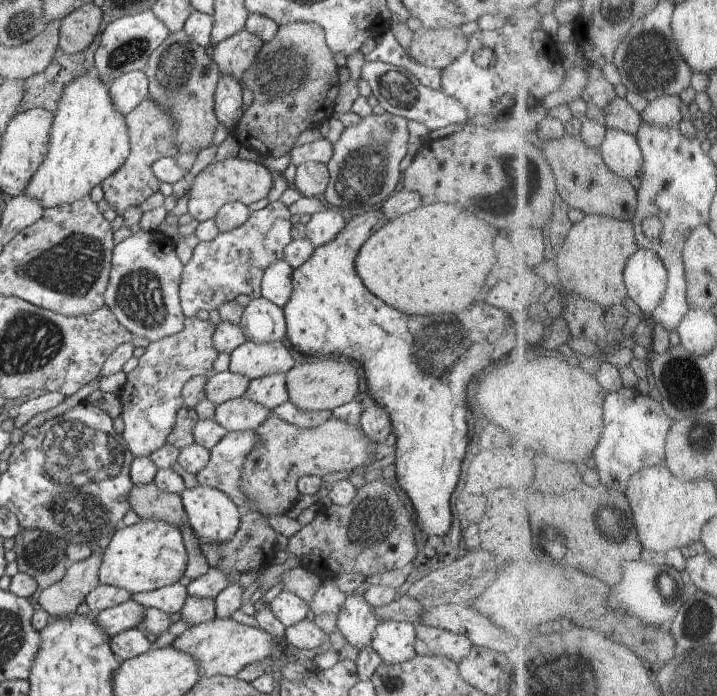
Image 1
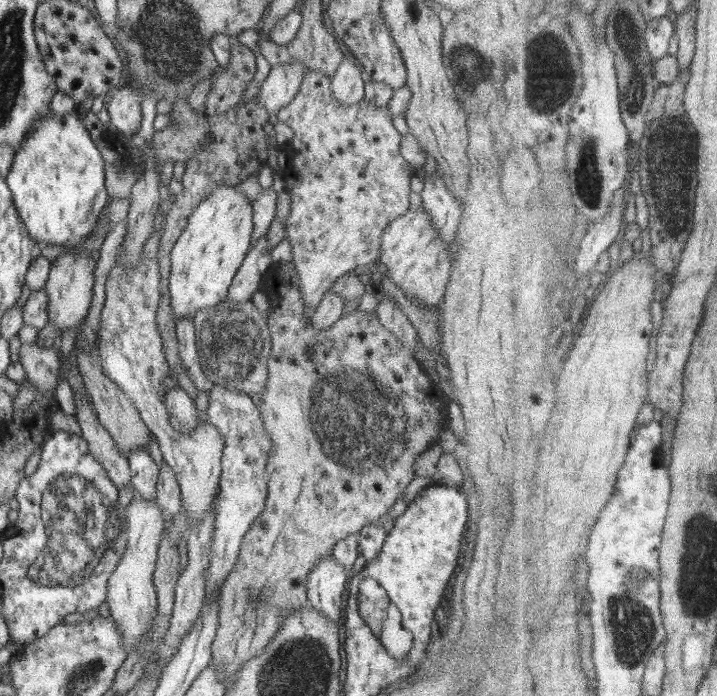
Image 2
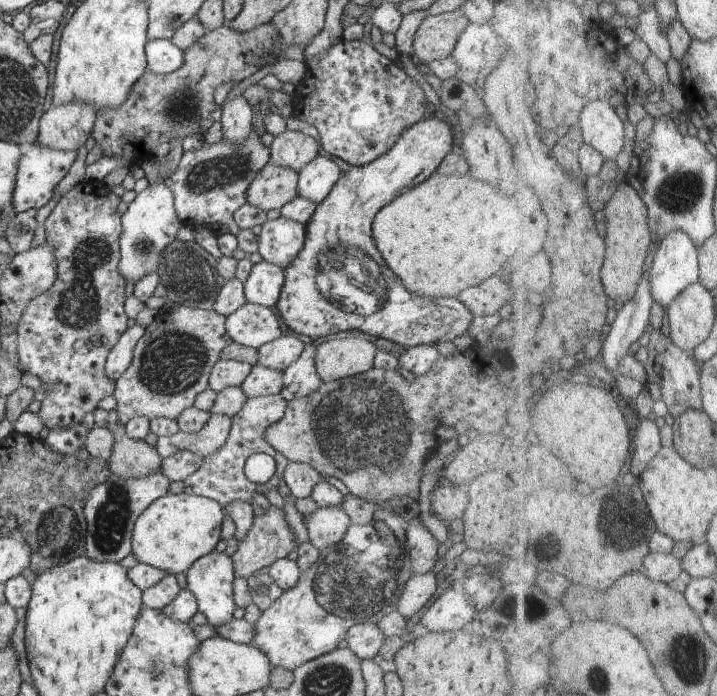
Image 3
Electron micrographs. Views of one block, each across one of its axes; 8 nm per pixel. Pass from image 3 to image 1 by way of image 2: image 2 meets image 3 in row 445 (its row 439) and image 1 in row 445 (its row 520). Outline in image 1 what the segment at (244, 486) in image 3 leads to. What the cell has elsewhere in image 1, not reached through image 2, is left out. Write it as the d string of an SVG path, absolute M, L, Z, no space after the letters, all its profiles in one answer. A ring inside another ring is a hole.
M228 431L218 444L209 449L208 464L195 474L200 485L225 492L242 514L252 510L240 484L242 464L255 442L254 431Z

